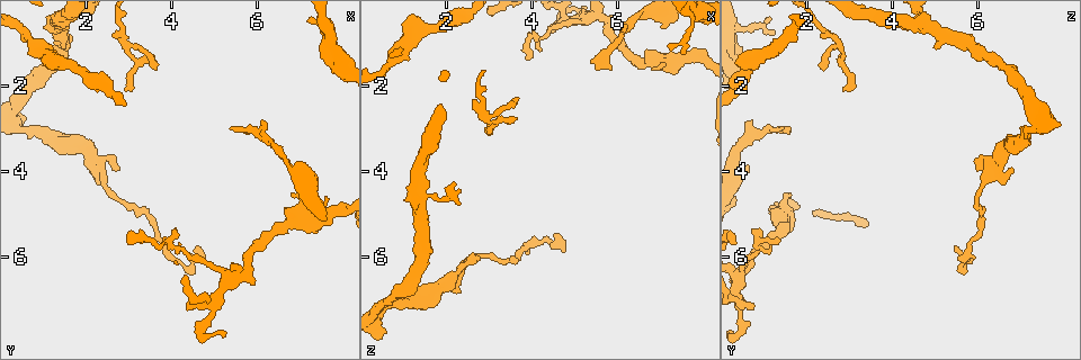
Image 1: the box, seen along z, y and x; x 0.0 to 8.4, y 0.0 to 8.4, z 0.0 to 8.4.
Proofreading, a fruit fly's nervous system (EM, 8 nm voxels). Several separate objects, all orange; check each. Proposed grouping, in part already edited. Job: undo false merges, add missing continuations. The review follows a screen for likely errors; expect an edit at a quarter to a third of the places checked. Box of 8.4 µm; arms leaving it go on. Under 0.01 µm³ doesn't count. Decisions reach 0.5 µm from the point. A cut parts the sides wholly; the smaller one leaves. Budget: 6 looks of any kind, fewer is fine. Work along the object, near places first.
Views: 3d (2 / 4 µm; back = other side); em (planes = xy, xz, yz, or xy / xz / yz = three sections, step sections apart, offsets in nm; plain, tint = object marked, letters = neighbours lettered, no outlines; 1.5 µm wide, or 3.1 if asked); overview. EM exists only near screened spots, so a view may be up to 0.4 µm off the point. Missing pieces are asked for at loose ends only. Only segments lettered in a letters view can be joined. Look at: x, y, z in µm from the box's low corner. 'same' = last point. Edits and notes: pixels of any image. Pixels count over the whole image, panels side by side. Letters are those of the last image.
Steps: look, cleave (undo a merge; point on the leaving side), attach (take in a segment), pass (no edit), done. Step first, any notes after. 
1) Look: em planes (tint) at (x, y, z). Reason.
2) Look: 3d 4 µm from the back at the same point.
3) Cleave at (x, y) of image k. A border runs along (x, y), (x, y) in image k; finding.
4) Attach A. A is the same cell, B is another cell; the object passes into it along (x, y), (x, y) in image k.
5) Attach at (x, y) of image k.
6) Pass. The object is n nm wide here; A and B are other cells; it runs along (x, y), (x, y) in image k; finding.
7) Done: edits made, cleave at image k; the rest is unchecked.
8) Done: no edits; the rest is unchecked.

Look: 3d 2 µm at (5.50, 3.00, 1.65). Branch stops here.

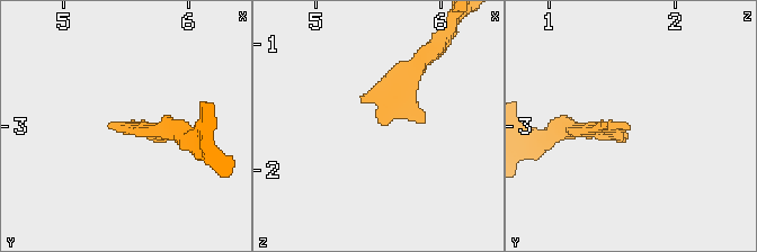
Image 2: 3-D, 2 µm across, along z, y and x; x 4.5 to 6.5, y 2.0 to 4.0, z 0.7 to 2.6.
Look: em yz step 4 (tint) at (5.52, 2.94, 1.60).

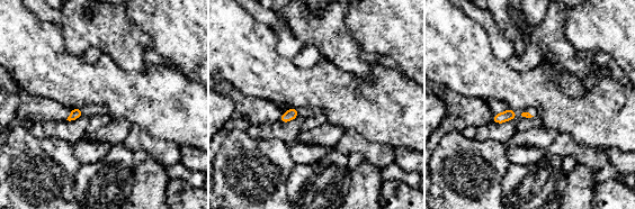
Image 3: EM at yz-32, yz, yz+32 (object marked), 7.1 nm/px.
Look: em xz step 4 (letters) at the same point. Another direction.

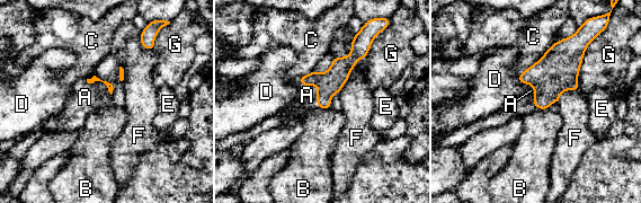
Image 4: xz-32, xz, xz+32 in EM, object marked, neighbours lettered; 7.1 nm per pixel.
Attach A. The longest contact is with F, 340 nm; A is the same cell, B, C, D, E, F and G are other cells; the object passes into it along (331, 81), (318, 87), (306, 95) in image 4; it goes on there.

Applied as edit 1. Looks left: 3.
Look: overview. See it whole again.

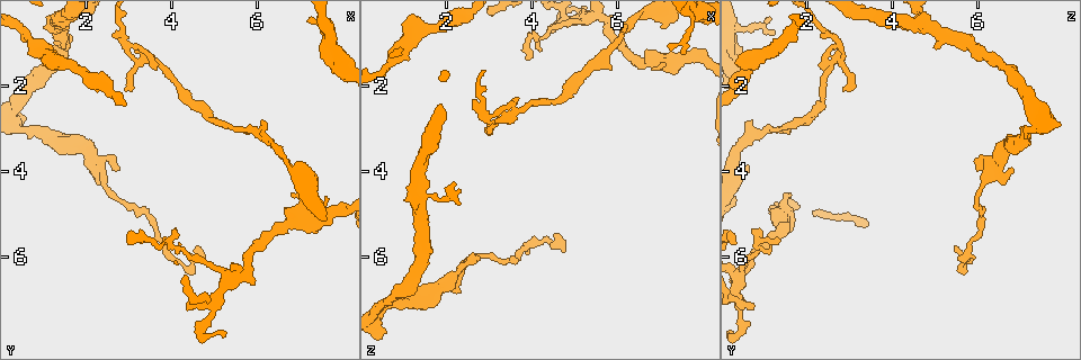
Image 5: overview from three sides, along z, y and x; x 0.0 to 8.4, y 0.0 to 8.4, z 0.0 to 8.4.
Look: 3d 2 µm from the back at (4.40, 7.15, 0.80). An open end.

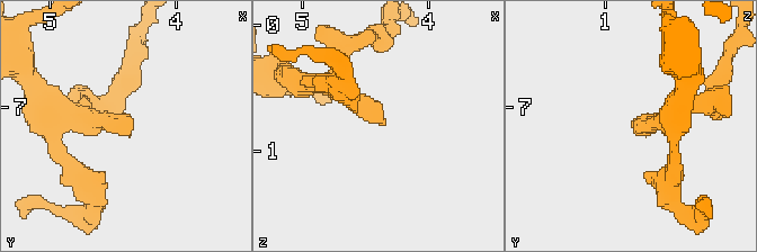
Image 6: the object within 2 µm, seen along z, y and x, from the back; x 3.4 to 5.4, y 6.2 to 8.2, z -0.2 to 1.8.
Look: em planes (letters) at (4.36, 7.16, 0.80). Need the tissue.

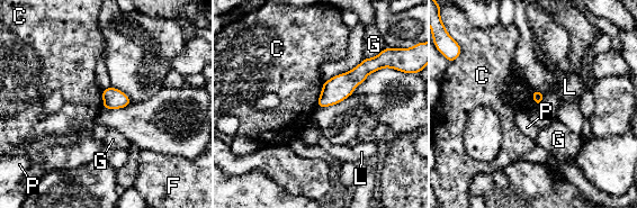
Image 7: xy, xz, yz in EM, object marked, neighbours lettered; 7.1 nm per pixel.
Pass. C, F, G, L and P are other cells; it runs along (373, 65), (366, 66), (320, 104) in image 7; no lettered segment goes on from it.

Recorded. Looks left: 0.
Done: edits made, attach at image 4; the rest is unchecked.

